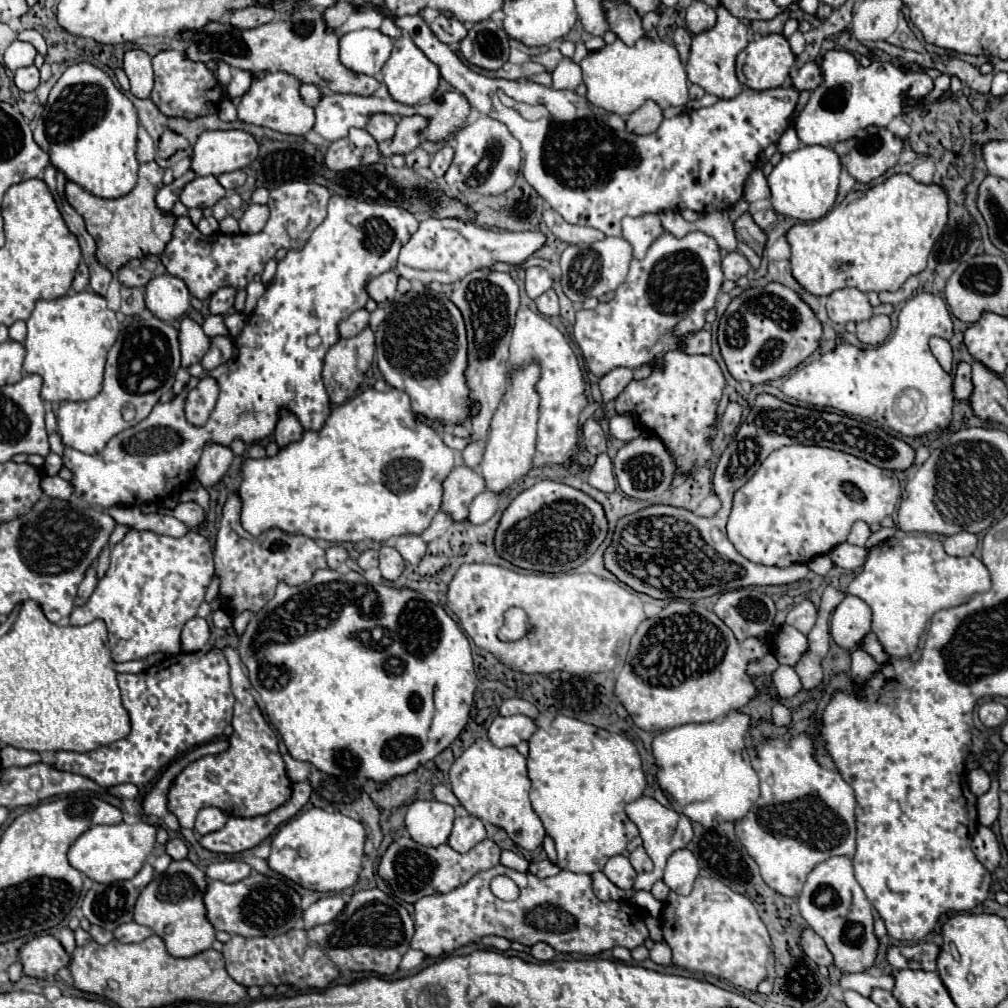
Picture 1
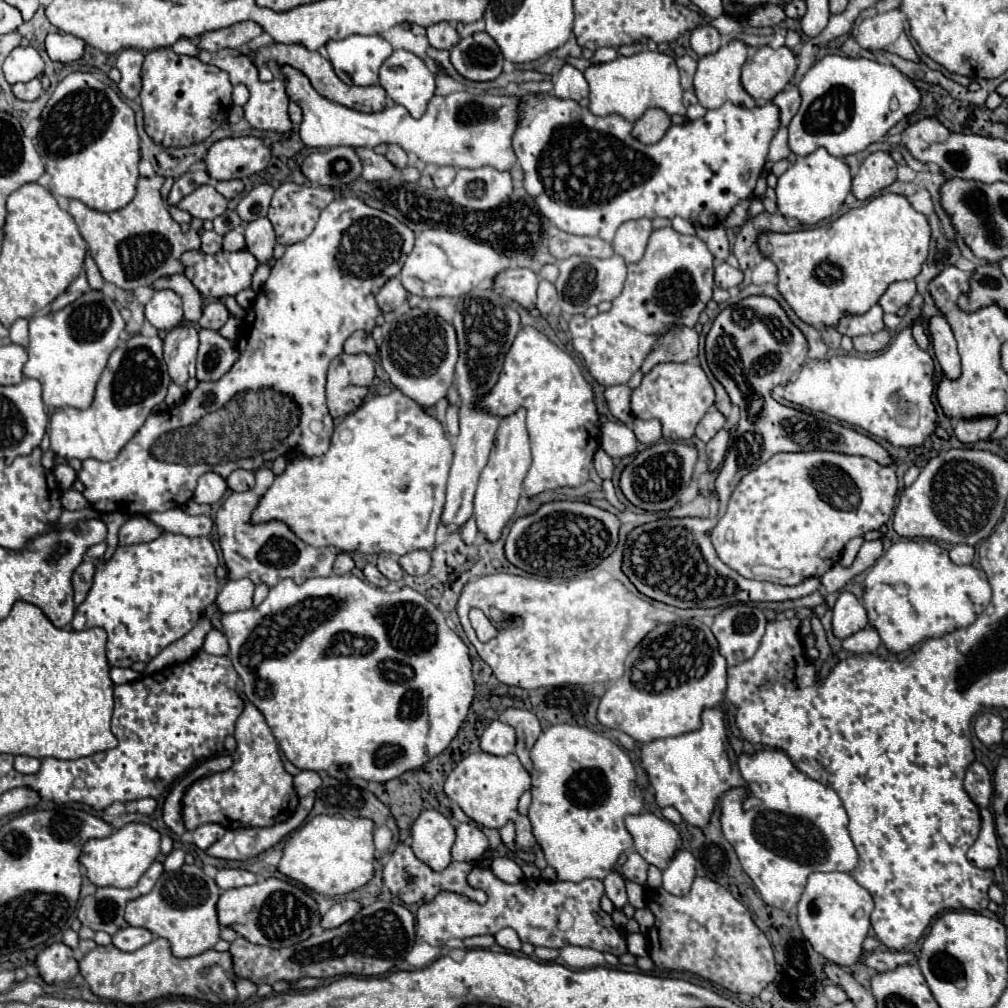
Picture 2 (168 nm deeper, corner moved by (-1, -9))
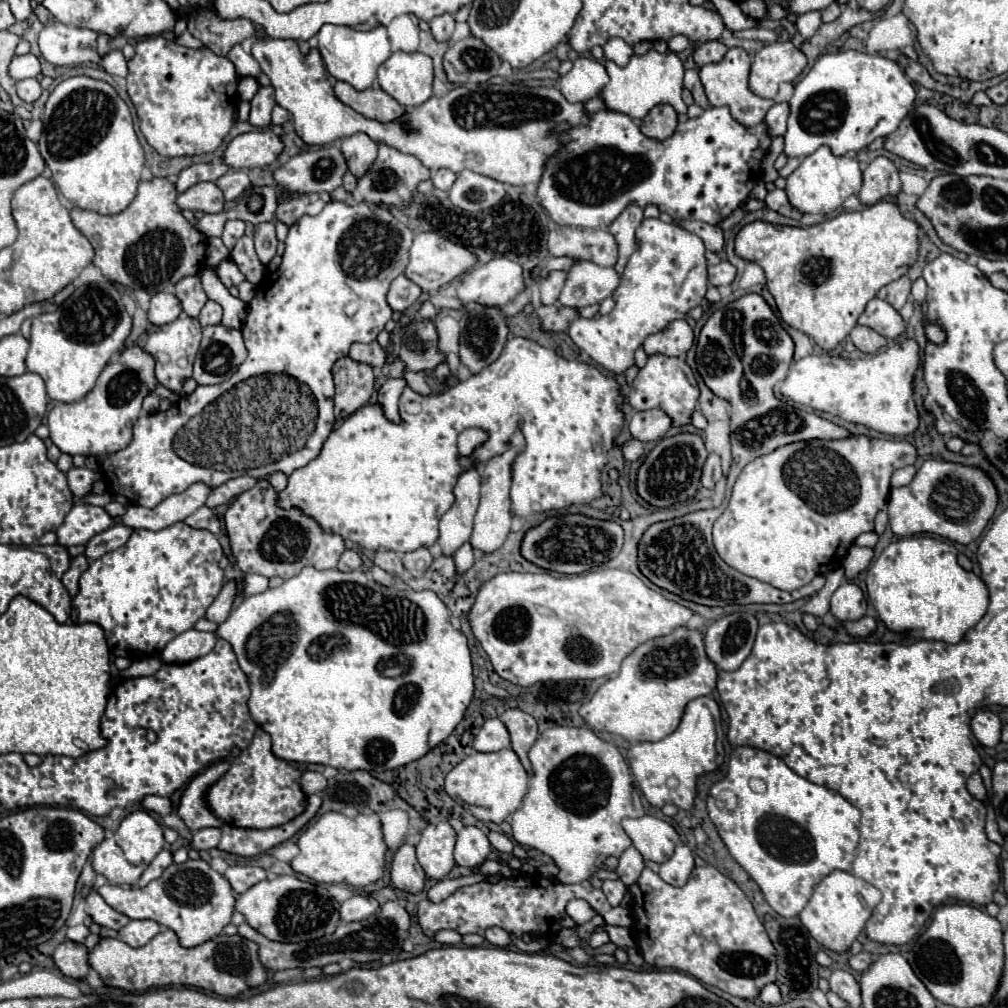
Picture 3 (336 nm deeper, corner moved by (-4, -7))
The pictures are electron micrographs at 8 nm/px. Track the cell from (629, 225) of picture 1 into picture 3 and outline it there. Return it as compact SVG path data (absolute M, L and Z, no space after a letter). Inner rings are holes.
M628 205L612 225L612 235L618 243L618 263L614 265L618 273L624 271L628 257L640 247L636 241L636 229L640 227L642 221L644 221L644 211L636 205Z

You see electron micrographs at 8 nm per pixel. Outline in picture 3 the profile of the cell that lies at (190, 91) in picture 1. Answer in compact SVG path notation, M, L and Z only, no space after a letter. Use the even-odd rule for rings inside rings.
M166 37L142 39L136 45L134 59L128 61L126 81L128 95L140 119L140 131L146 137L148 145L152 145L164 157L212 153L236 121L238 75L234 71L234 65L226 57L220 57L210 49L188 49Z

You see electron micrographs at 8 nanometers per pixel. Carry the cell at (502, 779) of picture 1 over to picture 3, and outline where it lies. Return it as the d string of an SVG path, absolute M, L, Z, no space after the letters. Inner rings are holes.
M502 749L496 753L472 753L446 775L444 789L454 801L466 803L476 819L502 823L520 807L528 791L528 773L512 749Z

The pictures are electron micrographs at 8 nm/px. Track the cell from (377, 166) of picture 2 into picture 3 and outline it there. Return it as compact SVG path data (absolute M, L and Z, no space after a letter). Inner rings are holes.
M358 133L354 137L348 137L342 141L342 151L344 151L344 157L350 165L350 173L360 179L368 173L368 169L374 165L376 157L378 157L378 145L366 137L364 133Z

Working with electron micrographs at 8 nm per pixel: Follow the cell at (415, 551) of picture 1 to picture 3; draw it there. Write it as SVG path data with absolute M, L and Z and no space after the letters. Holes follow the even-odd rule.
M416 549L416 551L404 553L402 563L410 571L412 577L422 577L428 571L428 567L432 565L432 555L428 549Z

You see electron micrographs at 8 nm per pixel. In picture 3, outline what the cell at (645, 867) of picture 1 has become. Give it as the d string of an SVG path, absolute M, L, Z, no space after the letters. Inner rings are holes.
M628 847L628 849L620 855L620 863L618 863L618 867L616 867L616 873L618 873L618 877L622 879L622 883L624 883L626 887L630 887L630 885L636 883L636 879L638 879L640 873L642 873L642 869L644 869L644 859L642 859L642 855L638 853L636 847Z

